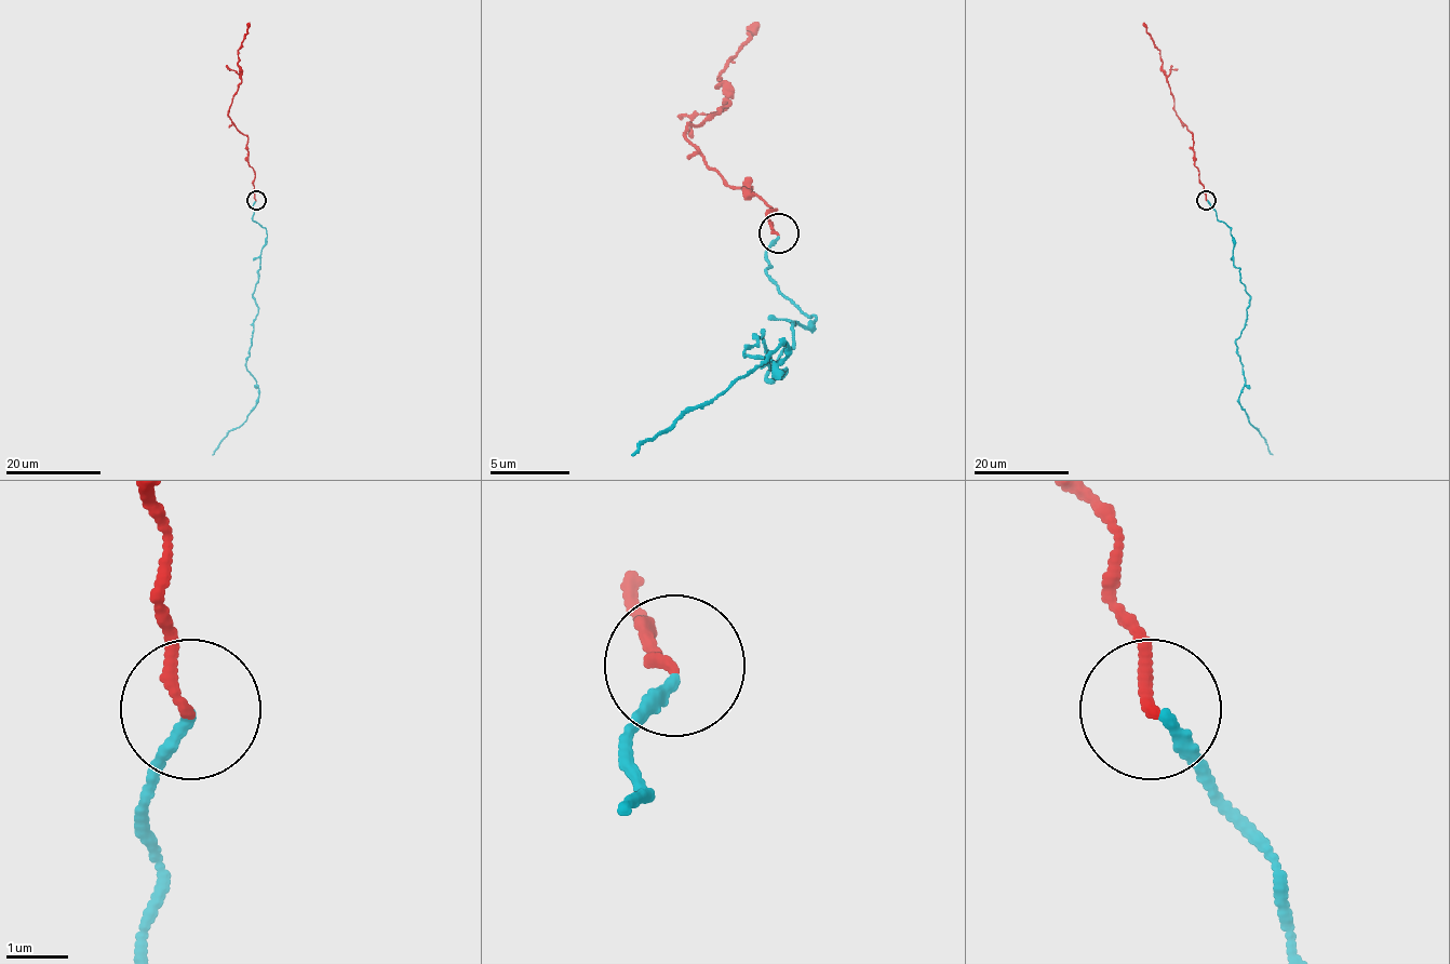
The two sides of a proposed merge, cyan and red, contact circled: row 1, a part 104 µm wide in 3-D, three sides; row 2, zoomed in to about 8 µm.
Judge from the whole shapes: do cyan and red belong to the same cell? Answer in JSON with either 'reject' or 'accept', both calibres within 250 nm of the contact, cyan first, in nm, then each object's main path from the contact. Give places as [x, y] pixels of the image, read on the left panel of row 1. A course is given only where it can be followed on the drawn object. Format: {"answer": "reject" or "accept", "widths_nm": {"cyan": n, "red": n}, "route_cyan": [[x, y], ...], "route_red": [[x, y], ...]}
{"answer": "accept", "widths_nm": {"cyan": 200, "red": 190}, "route_cyan": [[256, 201], [253, 219], [267, 233], [253, 296], [257, 315], [245, 369], [258, 388], [257, 403], [212, 454]], "route_red": [[256, 199], [247, 137], [227, 116], [241, 81], [238, 51], [249, 22]]}

